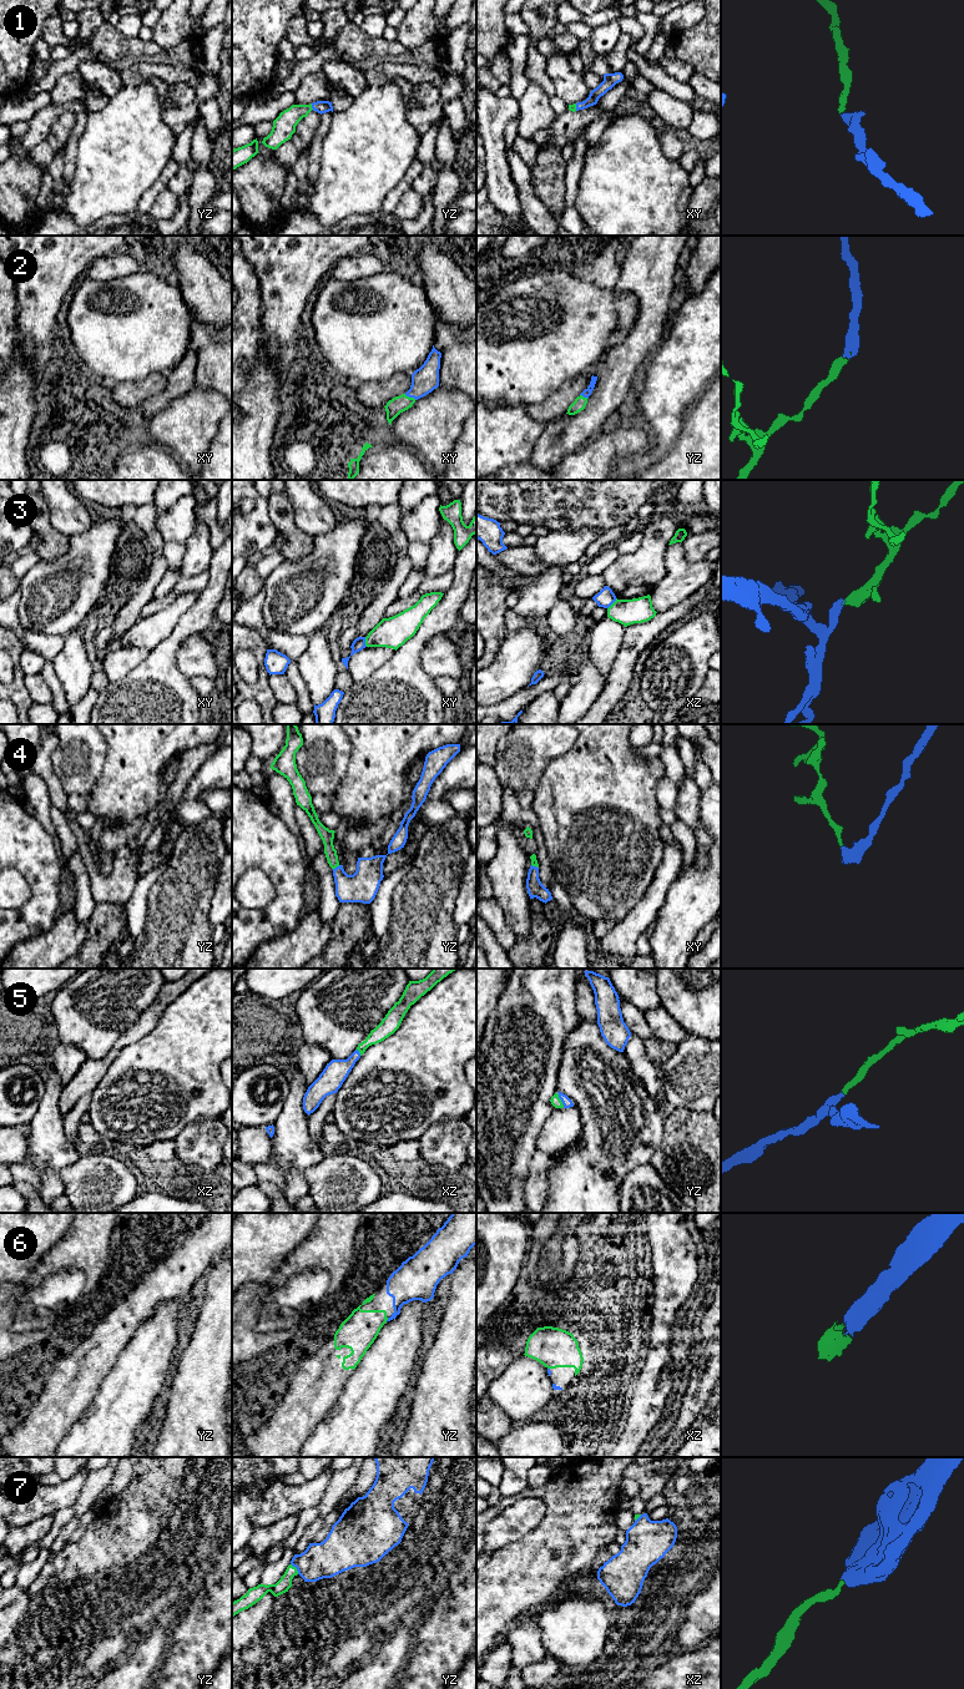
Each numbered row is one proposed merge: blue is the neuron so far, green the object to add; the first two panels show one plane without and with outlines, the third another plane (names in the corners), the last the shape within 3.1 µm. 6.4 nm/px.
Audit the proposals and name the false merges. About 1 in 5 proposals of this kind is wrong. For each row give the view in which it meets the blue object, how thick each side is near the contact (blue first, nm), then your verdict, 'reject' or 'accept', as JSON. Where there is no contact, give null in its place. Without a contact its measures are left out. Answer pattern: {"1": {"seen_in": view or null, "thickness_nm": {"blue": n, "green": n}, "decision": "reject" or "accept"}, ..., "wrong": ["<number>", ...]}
{"1": {"seen_in": "yz", "thickness_nm": {"blue": 80, "green": 140}, "decision": "accept"}, "2": {"seen_in": "xy", "thickness_nm": {"blue": 170, "green": 110}, "decision": "accept"}, "3": {"seen_in": "xz", "thickness_nm": {"blue": 110, "green": 160}, "decision": "reject"}, "4": {"seen_in": "yz", "thickness_nm": {"blue": 200, "green": 90}, "decision": "accept"}, "5": {"seen_in": "yz", "thickness_nm": {"blue": 60, "green": 70}, "decision": "accept"}, "6": {"seen_in": "yz", "thickness_nm": {"blue": 220, "green": 240}, "decision": "accept"}, "7": {"seen_in": "yz", "thickness_nm": {"blue": 240, "green": 90}, "decision": "accept"}, "wrong": ["3"]}

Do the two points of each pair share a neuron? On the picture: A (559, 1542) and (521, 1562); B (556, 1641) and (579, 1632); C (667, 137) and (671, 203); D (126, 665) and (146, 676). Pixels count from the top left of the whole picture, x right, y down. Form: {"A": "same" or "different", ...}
{"A": "same", "B": "same", "C": "different", "D": "different"}

